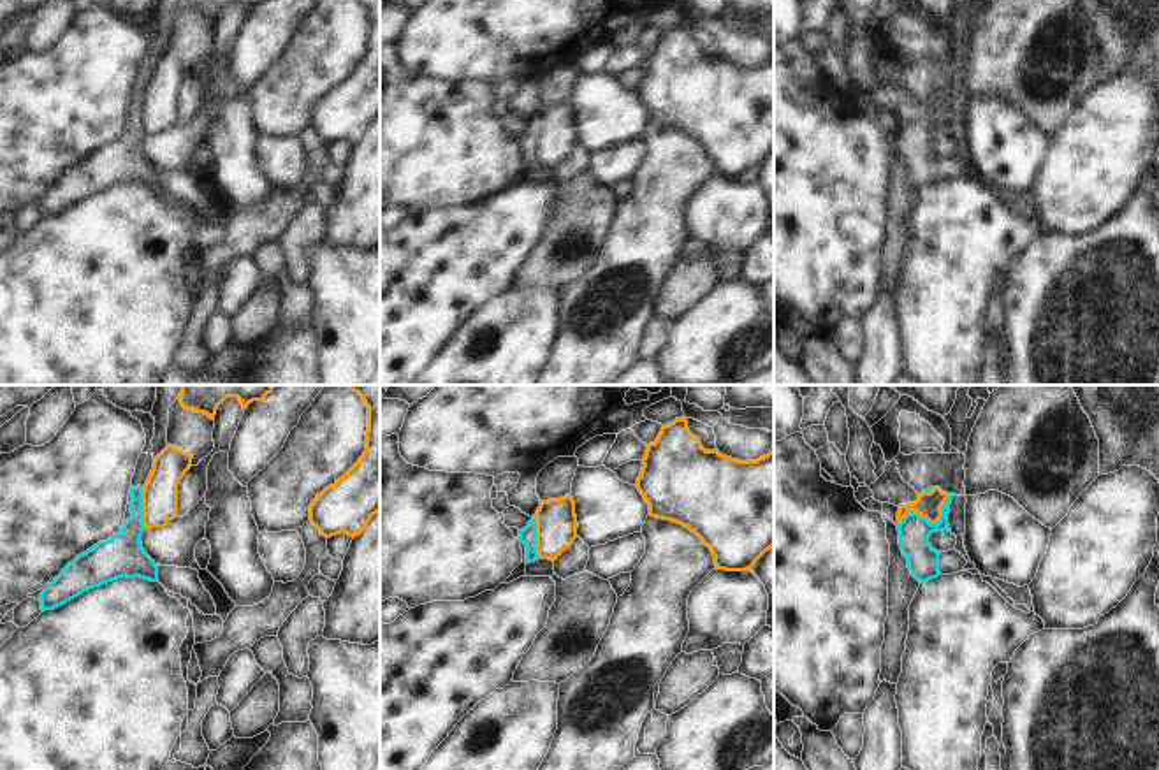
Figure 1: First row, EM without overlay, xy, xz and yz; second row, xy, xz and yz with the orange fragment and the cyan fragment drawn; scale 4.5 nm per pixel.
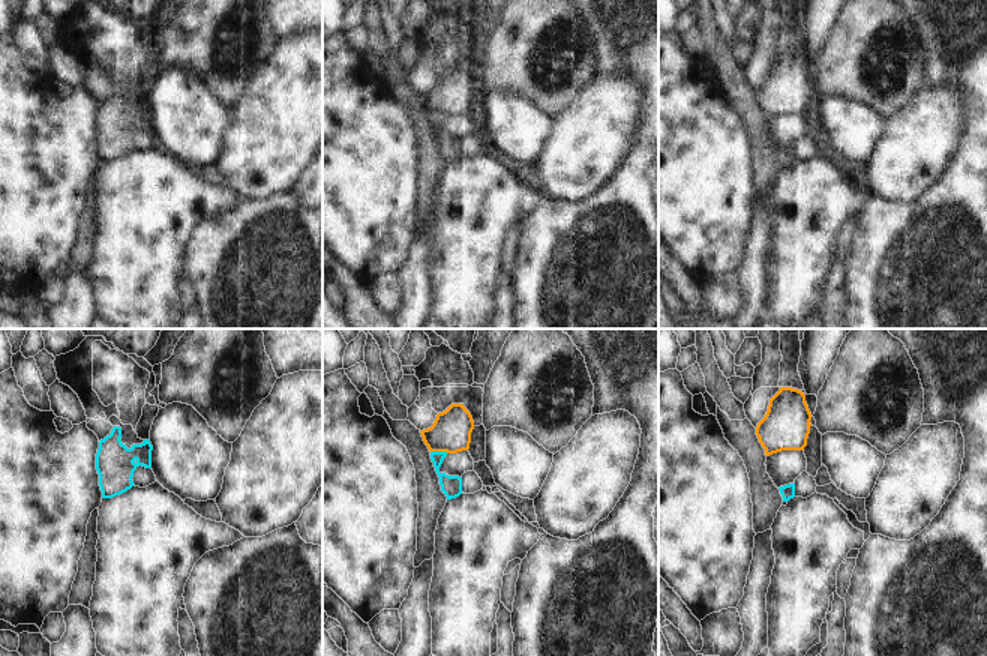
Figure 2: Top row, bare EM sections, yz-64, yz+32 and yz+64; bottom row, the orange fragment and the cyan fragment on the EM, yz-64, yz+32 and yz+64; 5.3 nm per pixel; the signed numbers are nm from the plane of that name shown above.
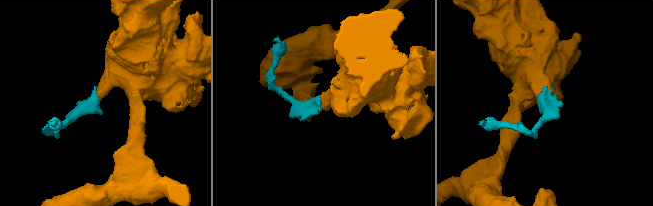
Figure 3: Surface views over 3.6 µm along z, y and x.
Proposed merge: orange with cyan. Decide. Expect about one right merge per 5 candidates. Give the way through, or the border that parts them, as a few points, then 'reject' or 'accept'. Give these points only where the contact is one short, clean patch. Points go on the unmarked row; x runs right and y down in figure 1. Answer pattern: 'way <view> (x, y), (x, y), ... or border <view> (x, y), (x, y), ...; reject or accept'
border yz (948, 101), (941, 122), (934, 129), (910, 118), (897, 130); reject

